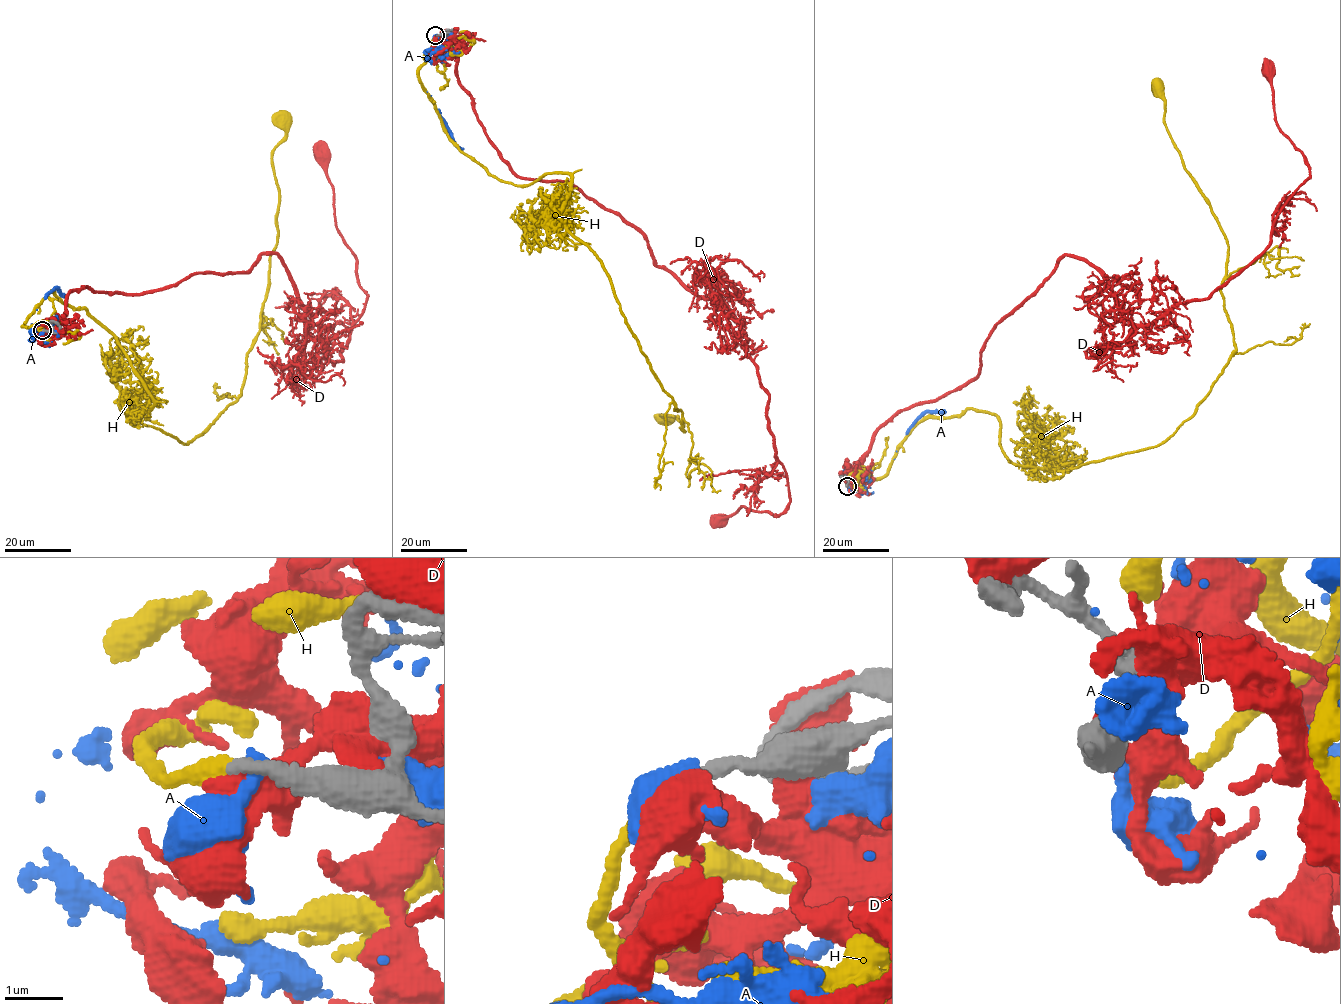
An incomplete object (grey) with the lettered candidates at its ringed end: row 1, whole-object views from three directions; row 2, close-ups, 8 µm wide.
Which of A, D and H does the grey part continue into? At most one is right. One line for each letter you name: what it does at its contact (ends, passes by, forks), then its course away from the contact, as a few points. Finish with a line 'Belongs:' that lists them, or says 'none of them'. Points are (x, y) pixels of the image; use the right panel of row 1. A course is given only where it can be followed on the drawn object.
H: it ends; course (847, 486), (974, 408), (1008, 459), (1058, 471), (1194, 413), (1236, 349), (1228, 248), (1159, 85)
Belongs: H

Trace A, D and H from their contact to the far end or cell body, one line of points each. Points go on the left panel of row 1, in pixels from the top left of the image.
A: (44, 330), (54, 330), (54, 324), (57, 327), (36, 328), (37, 309), (44, 296), (57, 288), (67, 295)
D: (43, 330), (72, 290), (145, 294), (274, 253), (304, 310), (308, 363), (342, 361), (366, 292), (320, 154)
H: (43, 330), (22, 325), (50, 293), (87, 311), (153, 402), (138, 422), (200, 435), (260, 329), (284, 119)

